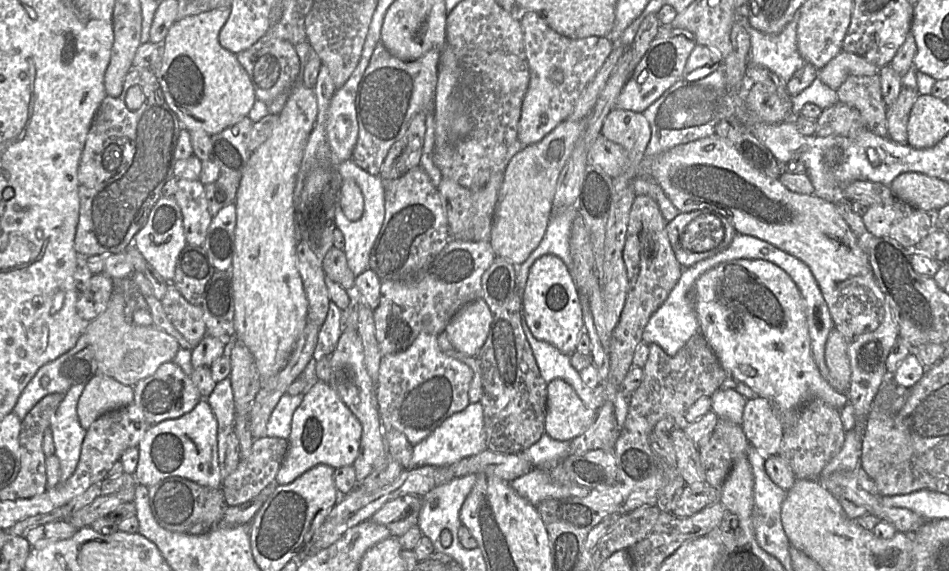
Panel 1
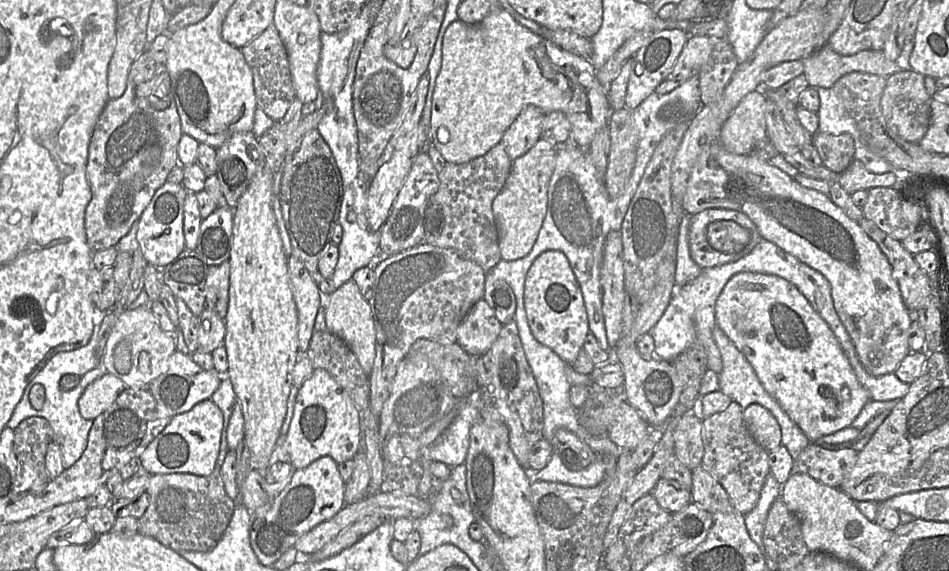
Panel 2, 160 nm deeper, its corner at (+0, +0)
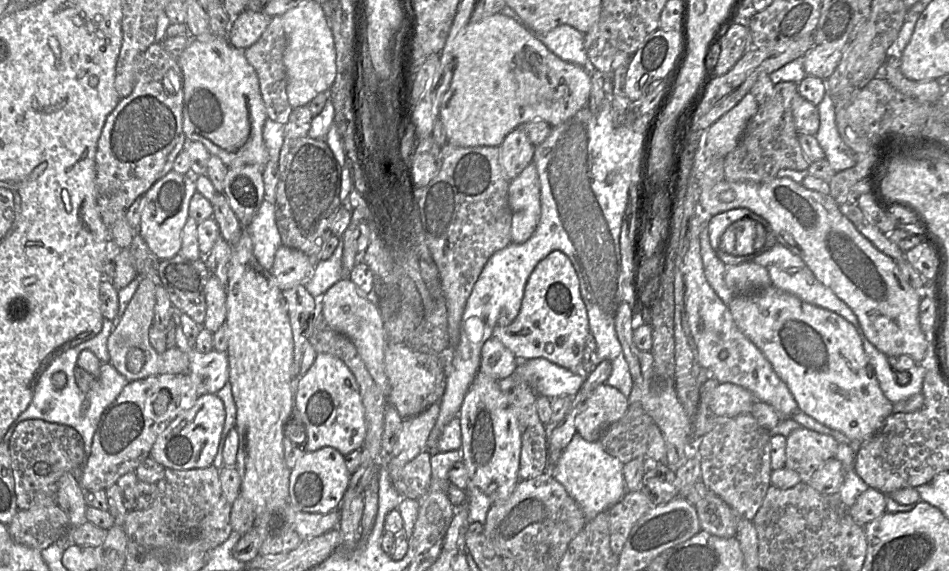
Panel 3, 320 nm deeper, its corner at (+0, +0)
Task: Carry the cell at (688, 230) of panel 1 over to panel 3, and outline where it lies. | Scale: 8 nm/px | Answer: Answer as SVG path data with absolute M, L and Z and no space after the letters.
M735 208L708 220L709 239L713 250L725 265L752 261L778 243L770 224L747 208Z

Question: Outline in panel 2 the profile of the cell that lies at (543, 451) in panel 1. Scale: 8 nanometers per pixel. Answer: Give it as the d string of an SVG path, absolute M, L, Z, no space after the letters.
M518 305L518 312L516 309L514 320L526 359L530 365L543 403L543 438L552 441L558 429L566 429L587 444L597 455L613 455L617 458L621 449L607 435L594 436L581 425L580 409L574 408L569 399L571 385L566 375L566 369L569 365L550 348L542 345L533 337L528 325L524 305Z

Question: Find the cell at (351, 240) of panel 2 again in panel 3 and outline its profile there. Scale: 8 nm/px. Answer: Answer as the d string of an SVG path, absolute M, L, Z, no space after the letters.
M339 238L338 246L332 256L327 260L318 261L311 276L304 283L314 298L322 298L335 283L347 277L342 267L342 256L343 240Z

